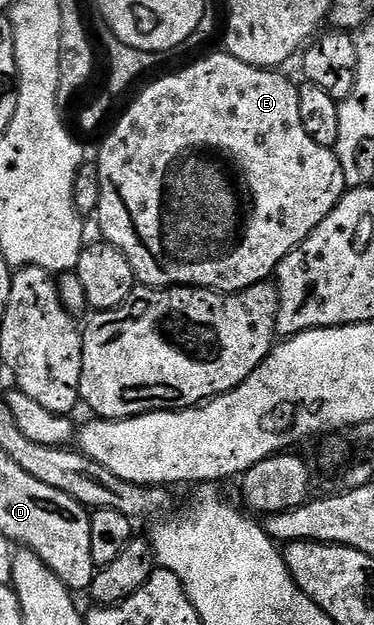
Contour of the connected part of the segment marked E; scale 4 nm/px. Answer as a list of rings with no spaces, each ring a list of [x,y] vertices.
[[[221,52],[152,82],[132,102],[132,107],[120,118],[120,123],[108,134],[100,146],[98,165],[100,170],[101,199],[95,217],[100,218],[103,241],[118,248],[134,272],[140,286],[201,286],[203,290],[219,290],[221,294],[237,294],[239,290],[271,279],[276,266],[294,249],[300,246],[334,212],[338,200],[346,193],[342,164],[336,159],[335,149],[316,143],[302,128],[302,112],[298,108],[300,86],[286,75],[272,68],[251,66],[234,55]]]

